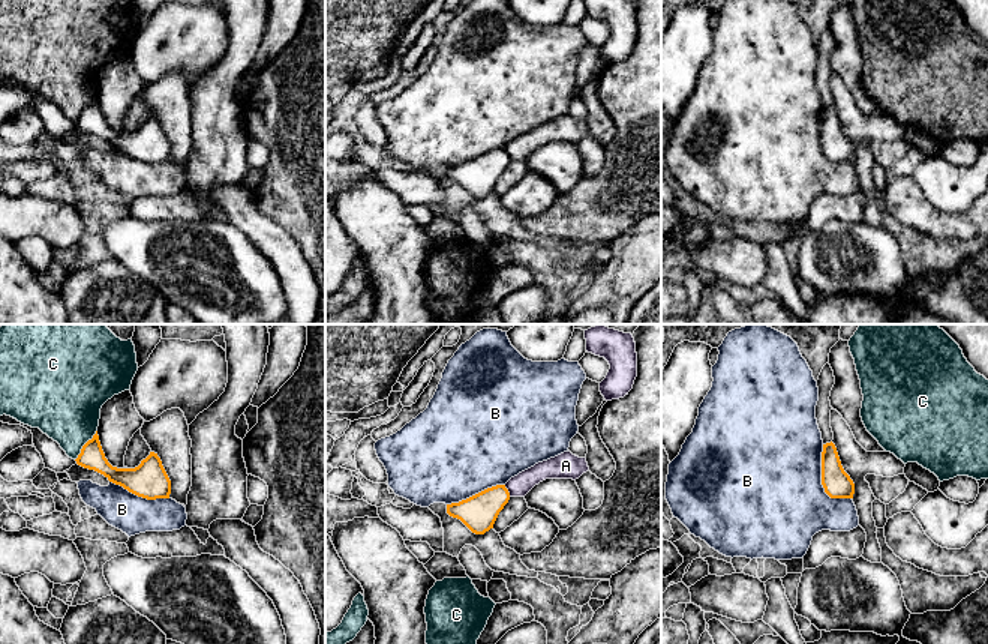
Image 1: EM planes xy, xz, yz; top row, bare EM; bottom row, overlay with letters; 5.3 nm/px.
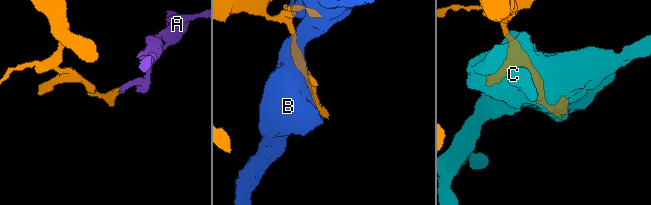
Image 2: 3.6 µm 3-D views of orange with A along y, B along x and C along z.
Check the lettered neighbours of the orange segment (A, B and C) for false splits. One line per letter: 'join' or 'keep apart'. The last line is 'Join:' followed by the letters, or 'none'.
A: keep apart
B: keep apart
C: keep apart
Join: none

